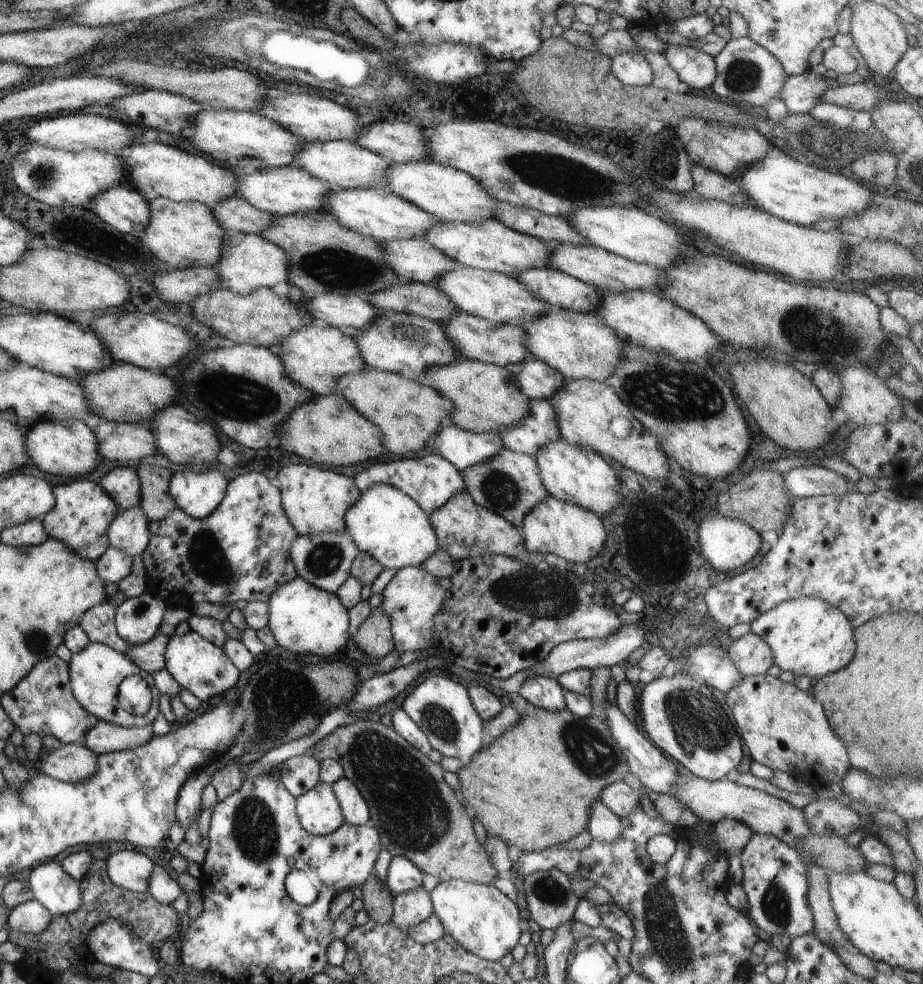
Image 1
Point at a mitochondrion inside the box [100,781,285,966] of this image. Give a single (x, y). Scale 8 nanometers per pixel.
(255, 833)

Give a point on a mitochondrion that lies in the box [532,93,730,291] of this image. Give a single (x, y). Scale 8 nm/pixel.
(664, 153)

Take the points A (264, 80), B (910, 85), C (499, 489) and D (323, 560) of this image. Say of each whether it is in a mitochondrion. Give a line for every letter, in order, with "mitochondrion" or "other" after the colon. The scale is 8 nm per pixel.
A: other
B: other
C: mitochondrion
D: mitochondrion

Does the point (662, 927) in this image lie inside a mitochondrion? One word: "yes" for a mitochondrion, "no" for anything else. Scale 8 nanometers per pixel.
yes

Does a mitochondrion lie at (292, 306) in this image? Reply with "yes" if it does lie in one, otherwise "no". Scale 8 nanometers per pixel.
no

